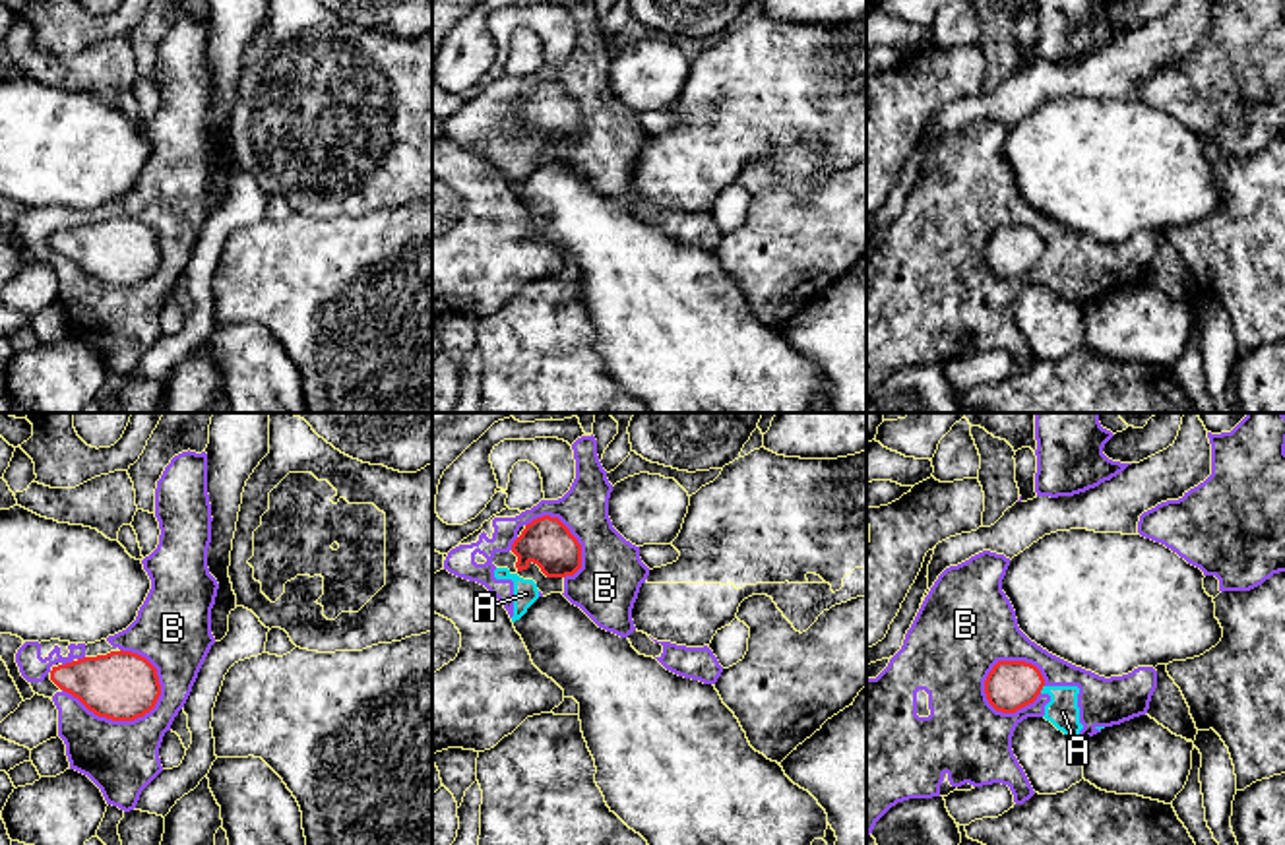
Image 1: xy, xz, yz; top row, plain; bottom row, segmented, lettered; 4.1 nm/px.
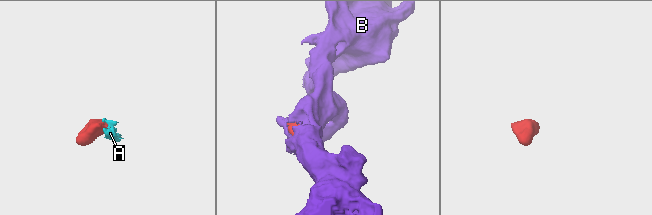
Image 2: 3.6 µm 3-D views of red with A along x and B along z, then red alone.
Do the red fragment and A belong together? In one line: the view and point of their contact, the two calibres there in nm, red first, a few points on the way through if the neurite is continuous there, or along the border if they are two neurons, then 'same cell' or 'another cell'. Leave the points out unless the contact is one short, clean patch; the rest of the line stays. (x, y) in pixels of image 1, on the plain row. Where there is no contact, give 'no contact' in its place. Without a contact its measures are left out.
meets red in yz at (1041, 254); 200 nm thick on the red side, 140 nm on the other; border along yz (1043, 250), (1039, 258); another cell

